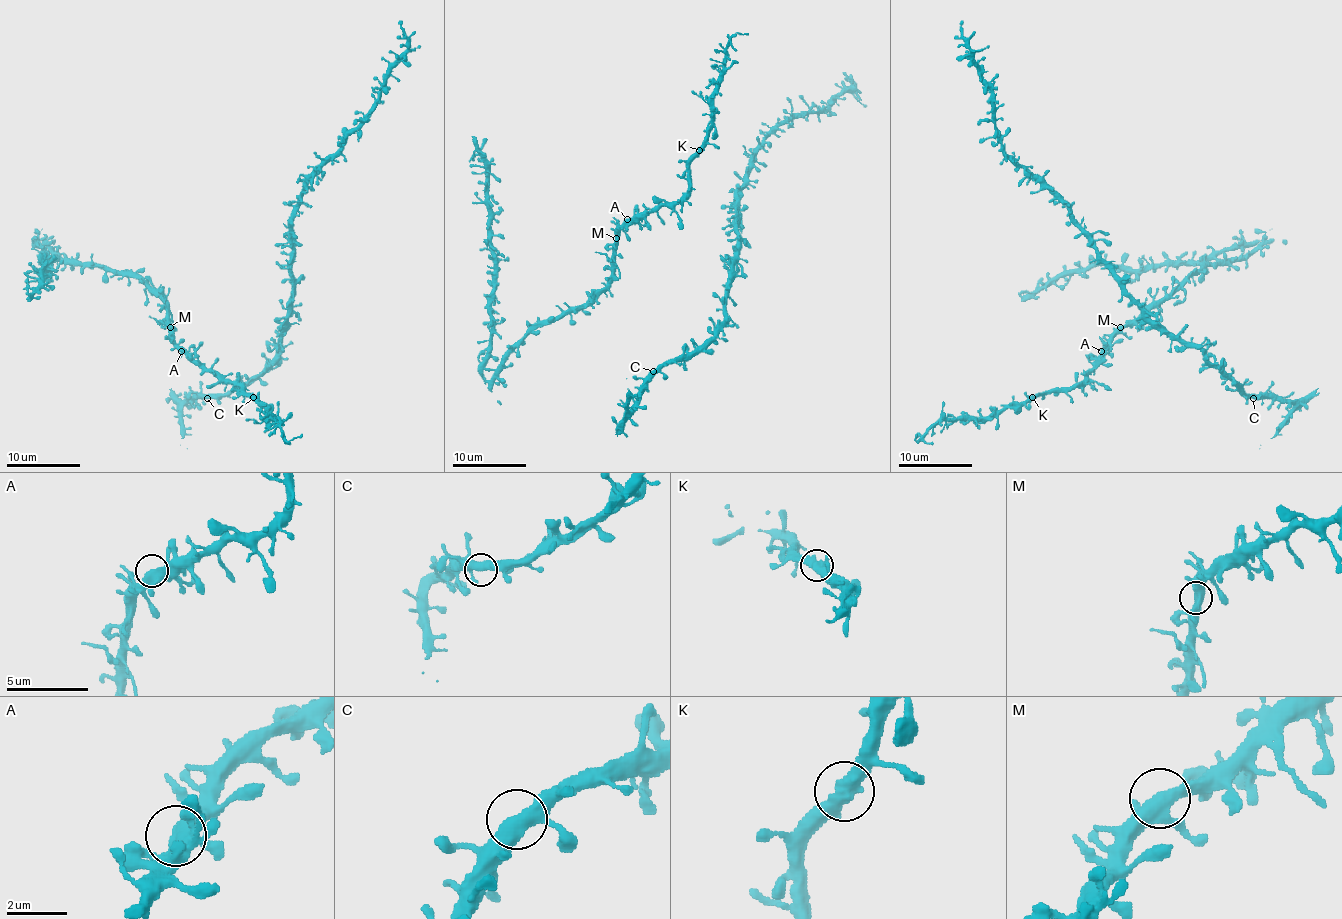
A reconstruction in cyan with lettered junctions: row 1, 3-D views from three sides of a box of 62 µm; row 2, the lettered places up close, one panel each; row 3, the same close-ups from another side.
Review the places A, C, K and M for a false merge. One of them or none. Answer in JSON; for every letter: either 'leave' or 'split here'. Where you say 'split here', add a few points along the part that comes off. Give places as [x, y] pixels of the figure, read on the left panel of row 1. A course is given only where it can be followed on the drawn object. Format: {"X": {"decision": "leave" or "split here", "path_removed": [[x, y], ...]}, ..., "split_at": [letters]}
{"A": {"decision": "leave"}, "C": {"decision": "leave"}, "K": {"decision": "leave"}, "M": {"decision": "leave"}, "split_at": []}

